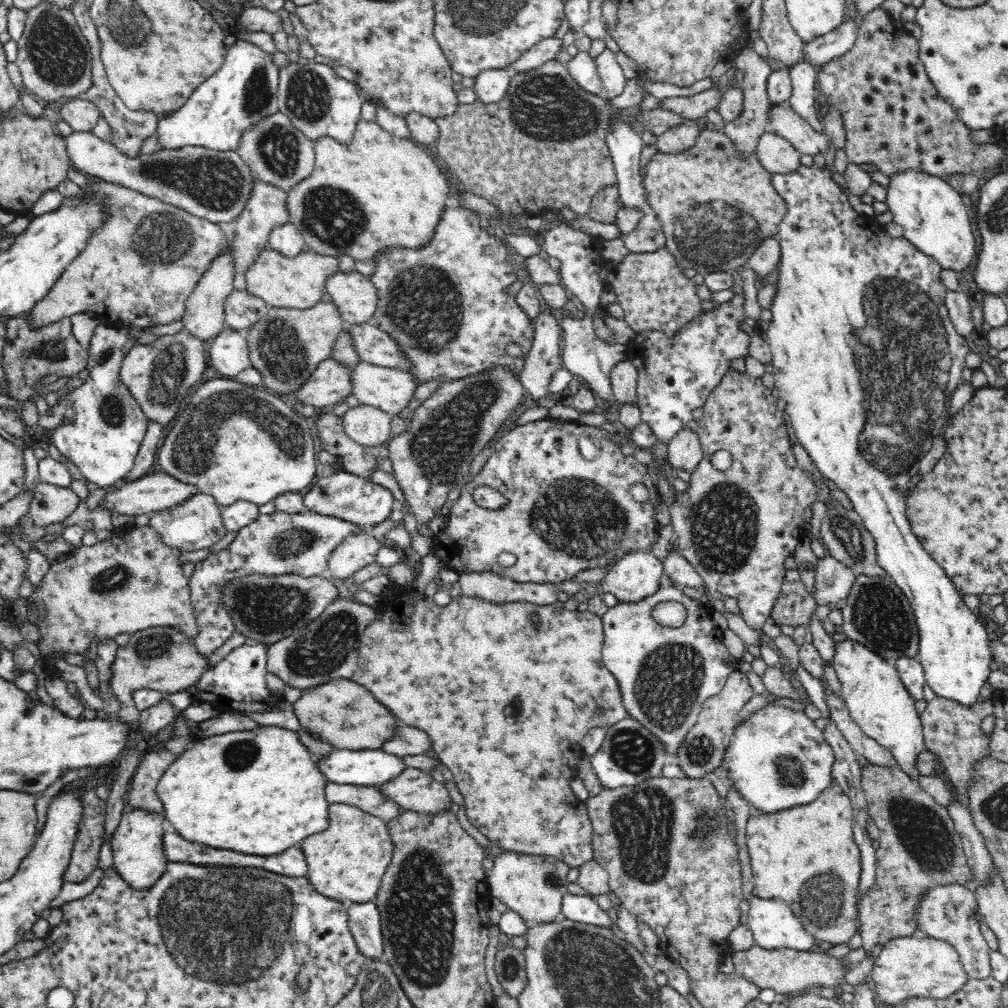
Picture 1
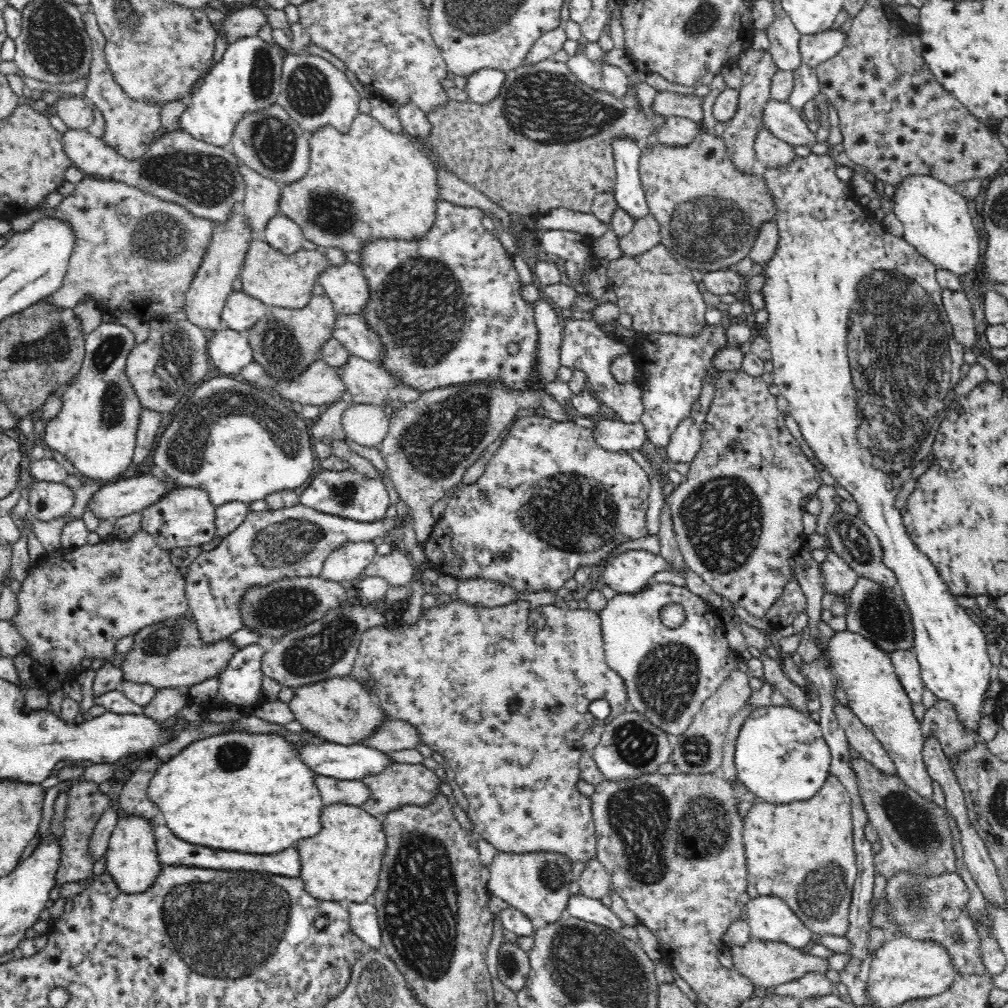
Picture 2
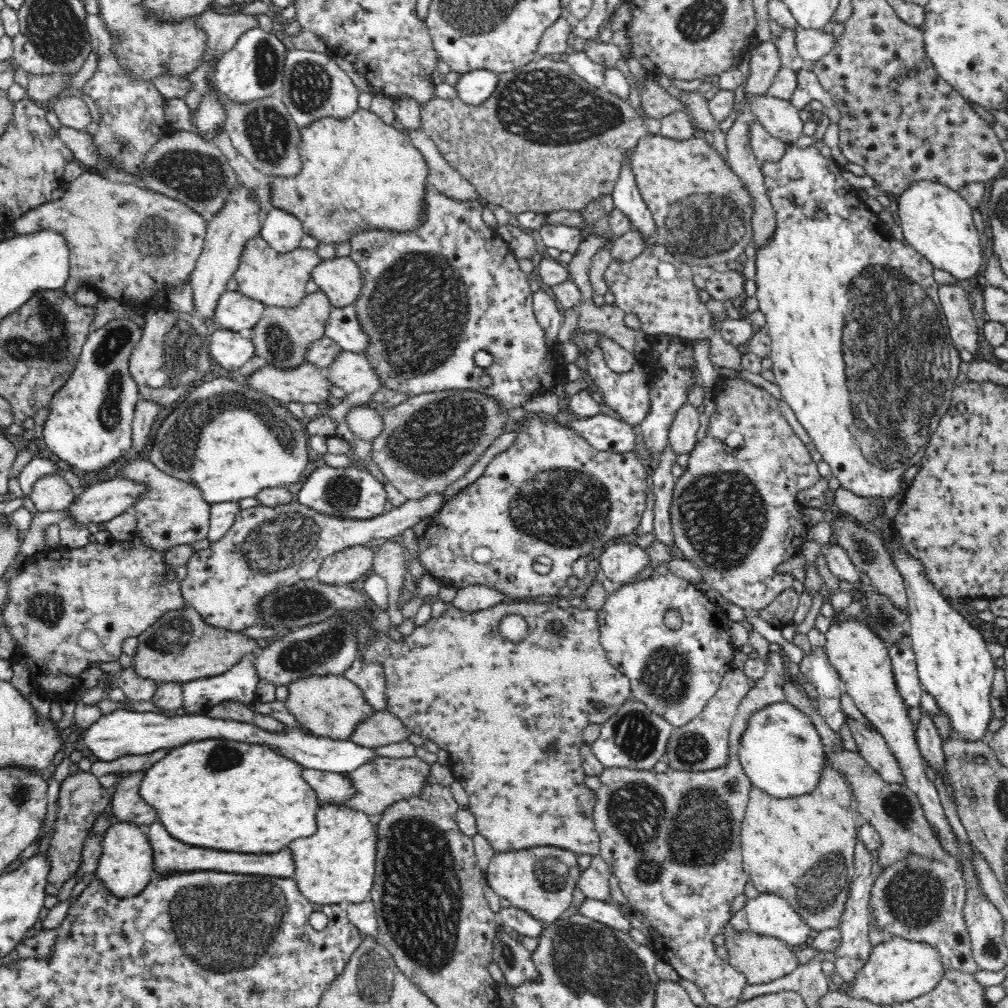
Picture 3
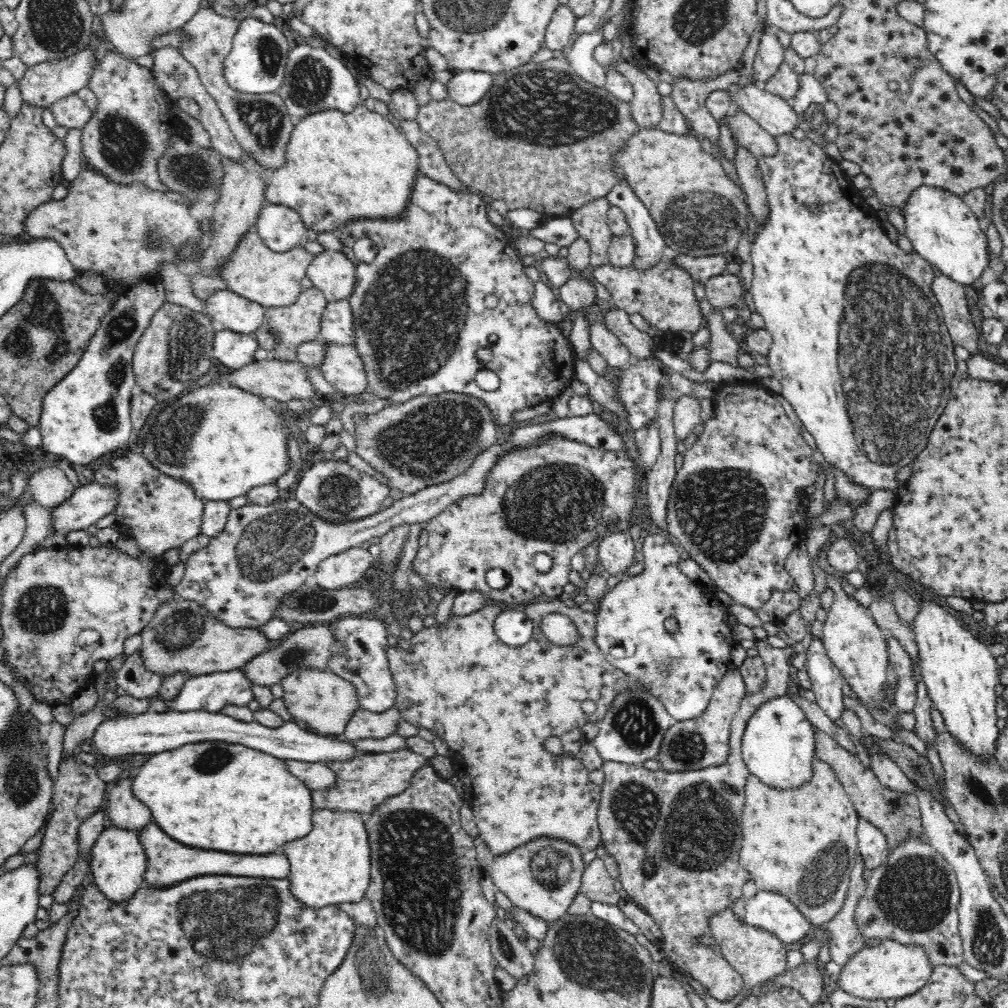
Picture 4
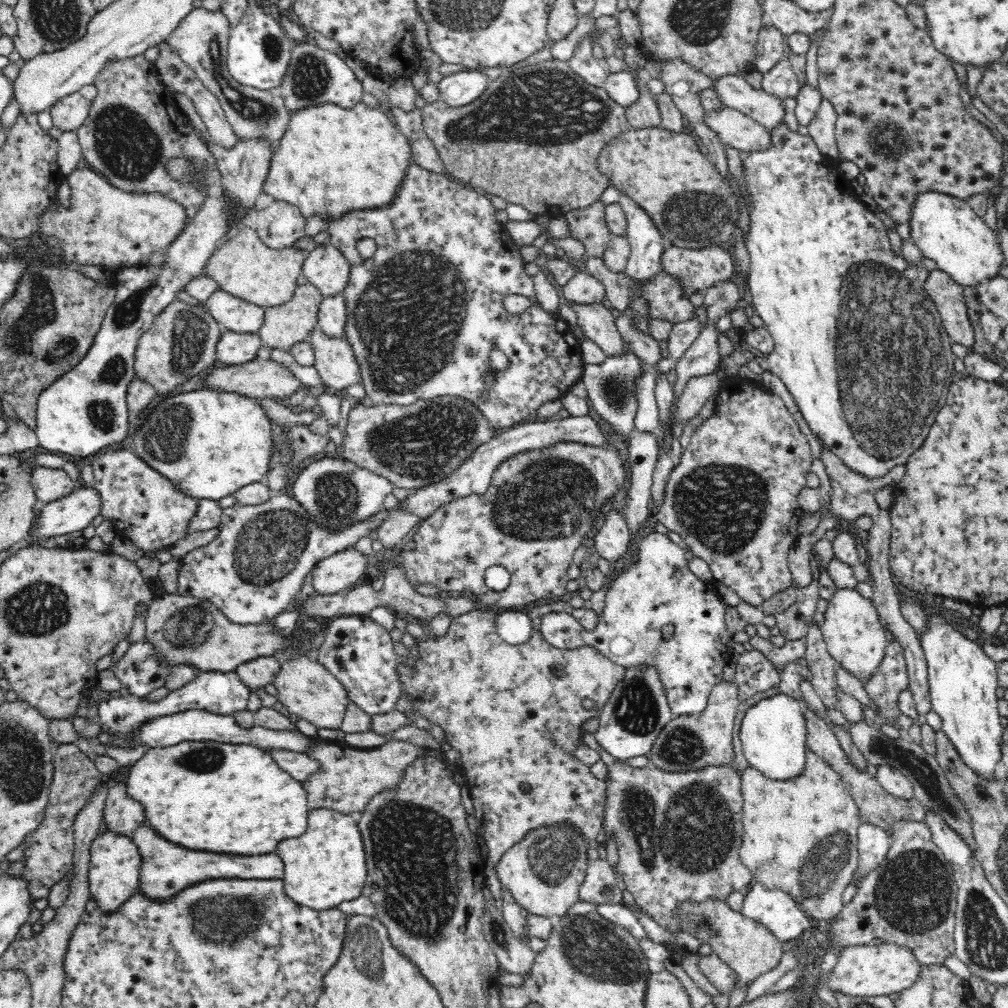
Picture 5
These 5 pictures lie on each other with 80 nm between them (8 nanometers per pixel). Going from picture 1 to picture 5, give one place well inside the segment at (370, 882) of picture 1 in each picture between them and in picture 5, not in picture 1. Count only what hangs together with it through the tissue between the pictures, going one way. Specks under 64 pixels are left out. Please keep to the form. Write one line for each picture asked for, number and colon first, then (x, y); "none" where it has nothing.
2: (341, 864)
3: (335, 866)
4: (330, 866)
5: (326, 866)

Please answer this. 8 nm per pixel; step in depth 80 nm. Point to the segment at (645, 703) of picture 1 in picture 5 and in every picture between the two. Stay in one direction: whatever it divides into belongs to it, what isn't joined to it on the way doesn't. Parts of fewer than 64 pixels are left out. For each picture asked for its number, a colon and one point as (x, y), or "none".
2: (668, 673)
3: (674, 672)
4: (681, 669)
5: (659, 590)

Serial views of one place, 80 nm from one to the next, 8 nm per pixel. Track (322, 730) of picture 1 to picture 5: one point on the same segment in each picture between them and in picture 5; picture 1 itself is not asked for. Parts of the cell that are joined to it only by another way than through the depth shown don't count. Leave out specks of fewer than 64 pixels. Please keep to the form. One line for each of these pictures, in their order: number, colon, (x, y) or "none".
2: (341, 710)
3: (330, 706)
4: (325, 702)
5: (308, 689)

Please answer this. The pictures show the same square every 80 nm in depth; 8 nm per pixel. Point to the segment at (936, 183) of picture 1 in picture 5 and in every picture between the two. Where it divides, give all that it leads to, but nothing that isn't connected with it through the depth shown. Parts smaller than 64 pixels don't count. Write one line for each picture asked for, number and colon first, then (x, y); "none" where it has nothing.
2: (935, 217)
3: (937, 221)
4: (942, 229)
5: (945, 229)

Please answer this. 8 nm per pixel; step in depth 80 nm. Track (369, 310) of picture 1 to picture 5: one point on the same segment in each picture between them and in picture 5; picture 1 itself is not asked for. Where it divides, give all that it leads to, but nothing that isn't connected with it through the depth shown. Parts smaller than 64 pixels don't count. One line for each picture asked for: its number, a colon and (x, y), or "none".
2: (346, 286)
3: (340, 278)
4: (332, 272)
5: (325, 267)

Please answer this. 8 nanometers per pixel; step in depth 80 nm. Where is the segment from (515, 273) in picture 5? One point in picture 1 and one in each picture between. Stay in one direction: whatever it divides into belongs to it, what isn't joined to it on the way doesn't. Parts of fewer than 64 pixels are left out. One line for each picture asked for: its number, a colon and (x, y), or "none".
1: (446, 304)
2: (446, 307)
3: (432, 299)
4: (445, 282)

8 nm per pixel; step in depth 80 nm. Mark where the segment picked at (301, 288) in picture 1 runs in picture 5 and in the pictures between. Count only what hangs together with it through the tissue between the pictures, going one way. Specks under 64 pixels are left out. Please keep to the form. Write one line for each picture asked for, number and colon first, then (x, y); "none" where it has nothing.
2: (286, 281)
3: (276, 279)
4: (272, 279)
5: (242, 265)

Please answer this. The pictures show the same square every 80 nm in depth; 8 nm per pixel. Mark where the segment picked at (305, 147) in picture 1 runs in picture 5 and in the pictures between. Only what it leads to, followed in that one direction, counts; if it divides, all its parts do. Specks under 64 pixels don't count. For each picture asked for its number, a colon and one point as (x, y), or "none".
2: (268, 142)
3: (264, 133)
4: (261, 124)
5: (202, 38)

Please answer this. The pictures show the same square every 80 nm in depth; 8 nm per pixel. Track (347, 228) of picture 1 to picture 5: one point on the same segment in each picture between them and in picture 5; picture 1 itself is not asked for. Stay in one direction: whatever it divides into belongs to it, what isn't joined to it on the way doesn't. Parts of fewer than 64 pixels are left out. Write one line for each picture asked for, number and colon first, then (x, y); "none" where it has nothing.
2: (369, 184)
3: (359, 174)
4: (340, 168)
5: (332, 161)

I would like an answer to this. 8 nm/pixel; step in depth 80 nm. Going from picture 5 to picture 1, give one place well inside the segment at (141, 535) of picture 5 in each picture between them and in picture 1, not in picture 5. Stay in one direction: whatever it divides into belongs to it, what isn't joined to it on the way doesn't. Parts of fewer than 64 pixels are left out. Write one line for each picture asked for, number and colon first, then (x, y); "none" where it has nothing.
1: (197, 523)
2: (186, 517)
3: (173, 513)
4: (161, 513)

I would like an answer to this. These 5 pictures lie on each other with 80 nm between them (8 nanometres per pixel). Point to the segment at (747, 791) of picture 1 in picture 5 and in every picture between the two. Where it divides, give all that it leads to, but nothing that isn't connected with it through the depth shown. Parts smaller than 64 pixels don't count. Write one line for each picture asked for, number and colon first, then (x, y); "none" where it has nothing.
2: (781, 756)
3: (781, 752)
4: (778, 745)
5: (771, 737)

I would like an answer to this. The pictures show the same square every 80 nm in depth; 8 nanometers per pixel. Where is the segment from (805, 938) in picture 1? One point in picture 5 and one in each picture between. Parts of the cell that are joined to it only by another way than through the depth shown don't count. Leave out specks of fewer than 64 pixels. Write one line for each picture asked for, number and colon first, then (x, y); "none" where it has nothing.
2: (771, 919)
3: (768, 914)
4: (771, 911)
5: (776, 910)

